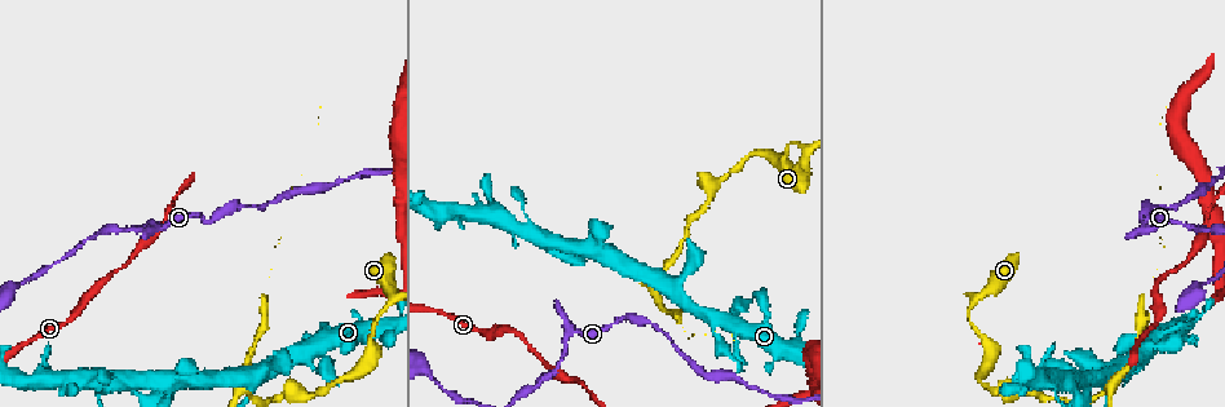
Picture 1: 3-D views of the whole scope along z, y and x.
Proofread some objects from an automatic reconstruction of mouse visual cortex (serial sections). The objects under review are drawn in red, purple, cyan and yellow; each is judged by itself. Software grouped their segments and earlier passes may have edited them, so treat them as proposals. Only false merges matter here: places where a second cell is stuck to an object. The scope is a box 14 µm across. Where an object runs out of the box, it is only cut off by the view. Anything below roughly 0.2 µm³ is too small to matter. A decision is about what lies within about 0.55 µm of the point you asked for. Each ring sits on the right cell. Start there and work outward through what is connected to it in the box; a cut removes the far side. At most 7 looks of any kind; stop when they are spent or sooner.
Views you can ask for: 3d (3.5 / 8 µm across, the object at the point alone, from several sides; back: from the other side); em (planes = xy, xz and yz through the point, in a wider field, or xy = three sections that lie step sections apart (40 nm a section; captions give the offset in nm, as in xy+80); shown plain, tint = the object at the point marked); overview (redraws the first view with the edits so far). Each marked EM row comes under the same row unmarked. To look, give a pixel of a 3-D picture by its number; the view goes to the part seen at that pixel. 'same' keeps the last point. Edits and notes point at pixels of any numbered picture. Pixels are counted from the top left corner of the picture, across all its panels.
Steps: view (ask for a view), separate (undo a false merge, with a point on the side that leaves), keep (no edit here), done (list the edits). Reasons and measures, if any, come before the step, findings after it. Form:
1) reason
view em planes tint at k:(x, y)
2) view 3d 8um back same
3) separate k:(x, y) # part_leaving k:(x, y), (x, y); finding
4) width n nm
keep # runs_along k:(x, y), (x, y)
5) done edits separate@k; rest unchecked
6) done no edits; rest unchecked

sharp bend
view 3d 3.5um at 1:(623, 318)

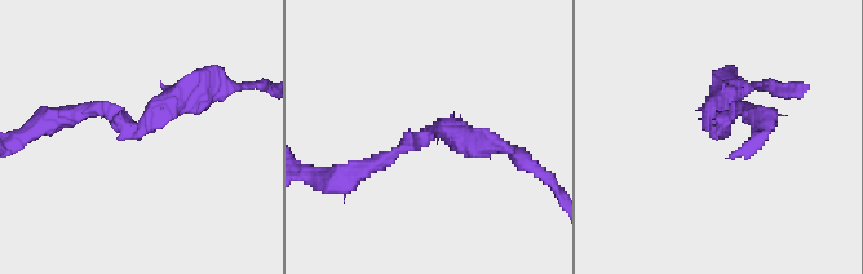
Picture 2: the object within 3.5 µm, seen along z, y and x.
arm_widths 200, 350 nm
view em xy step 2 tint at 2:(139, 132)

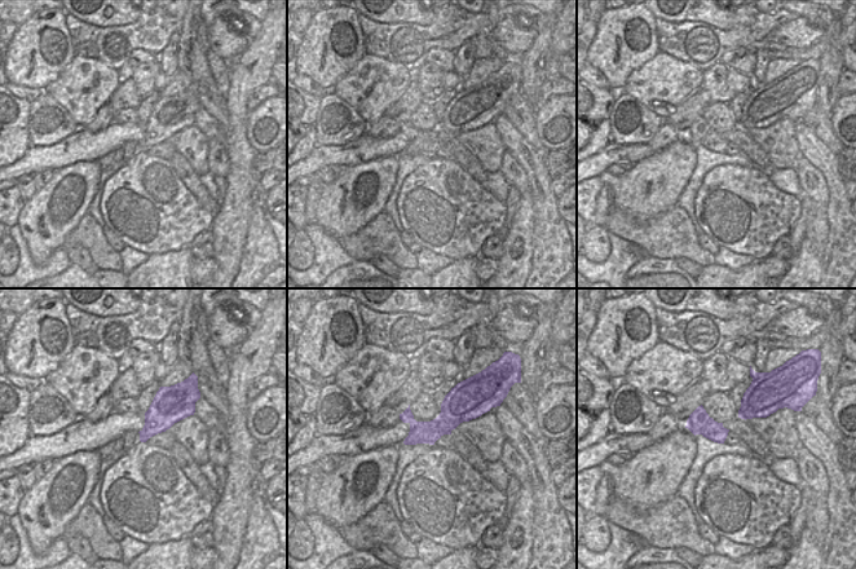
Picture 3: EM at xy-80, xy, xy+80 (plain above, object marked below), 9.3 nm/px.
view em xy step 5 tint same

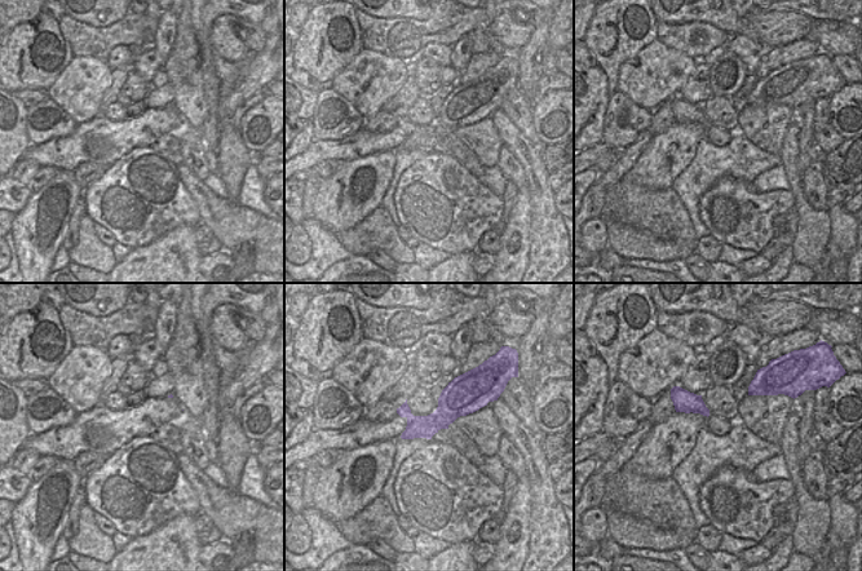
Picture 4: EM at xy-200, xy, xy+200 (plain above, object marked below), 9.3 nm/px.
keep # runs_along 2:(66, 118), (106, 110), (138, 133), (206, 85); all the same cell

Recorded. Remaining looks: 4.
calibre changes
view 3d 3.5um at 1:(1194, 254)

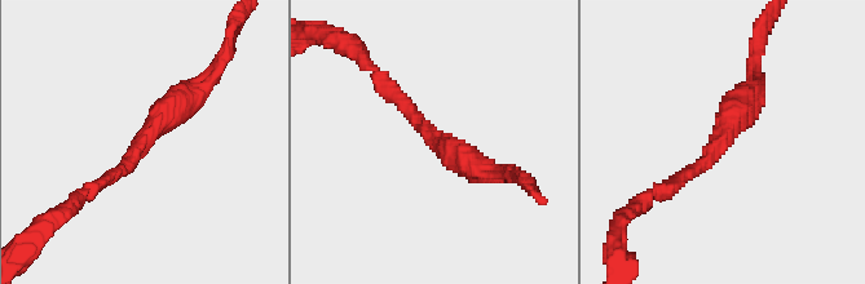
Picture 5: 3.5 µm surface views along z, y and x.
arm_widths 200, 350 nm
view em planes tint at 5:(435, 139)

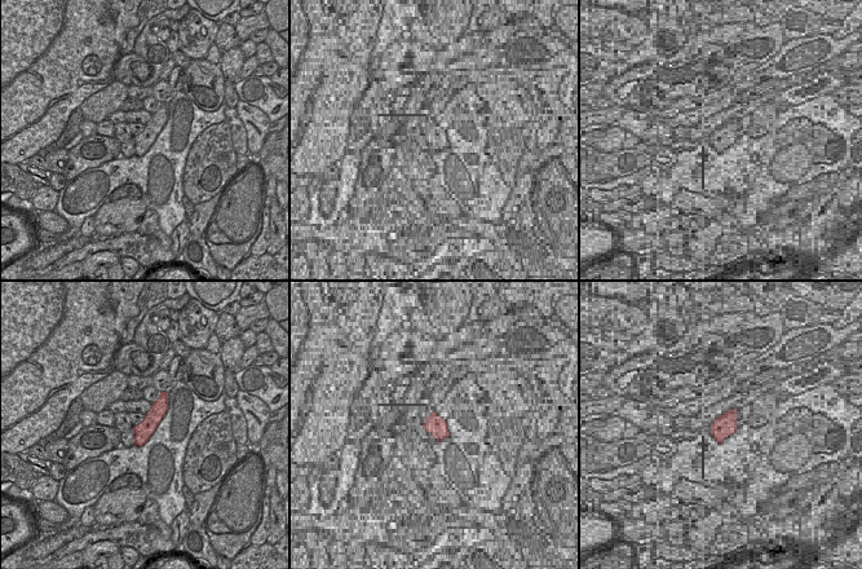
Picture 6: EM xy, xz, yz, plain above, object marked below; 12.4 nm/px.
cut it another way
view em xy step 1 tint same

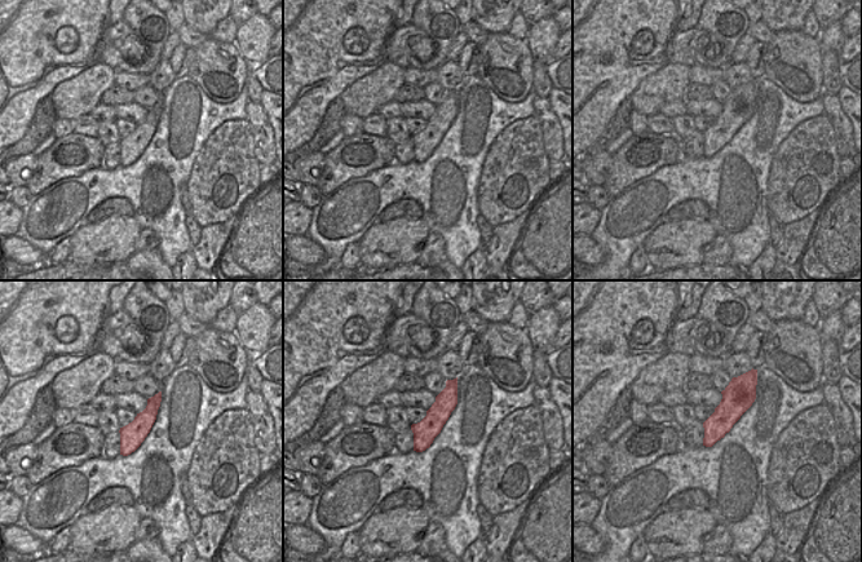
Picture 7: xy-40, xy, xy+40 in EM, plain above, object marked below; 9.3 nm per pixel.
keep # one cell here

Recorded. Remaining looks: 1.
done no edits; rest unchecked

